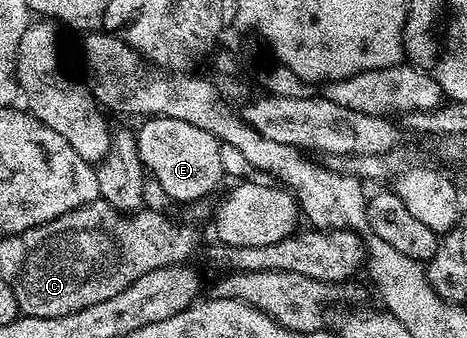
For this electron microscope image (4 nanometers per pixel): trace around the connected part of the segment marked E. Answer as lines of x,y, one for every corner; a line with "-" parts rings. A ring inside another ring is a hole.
153,116
141,124
144,125
136,132
140,161
151,179
156,180
158,186
165,190
169,201
200,200
210,195
219,186
220,180
225,179
221,143
206,134
206,130
198,130
198,126
190,126
190,122
169,116

